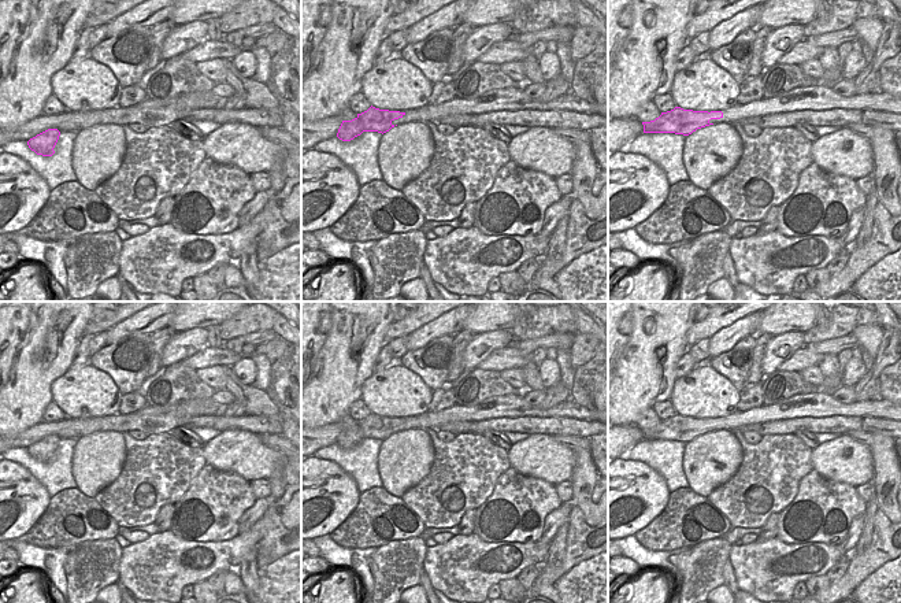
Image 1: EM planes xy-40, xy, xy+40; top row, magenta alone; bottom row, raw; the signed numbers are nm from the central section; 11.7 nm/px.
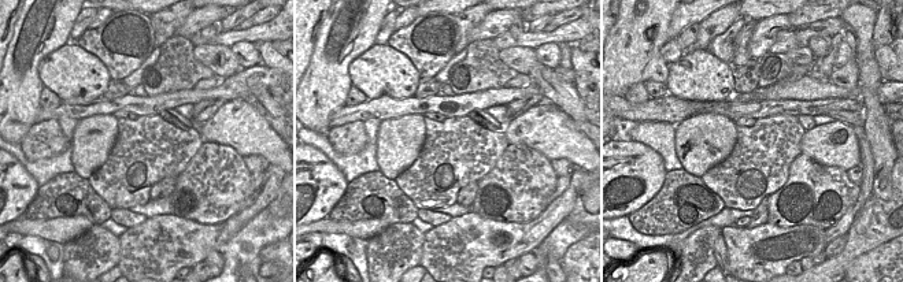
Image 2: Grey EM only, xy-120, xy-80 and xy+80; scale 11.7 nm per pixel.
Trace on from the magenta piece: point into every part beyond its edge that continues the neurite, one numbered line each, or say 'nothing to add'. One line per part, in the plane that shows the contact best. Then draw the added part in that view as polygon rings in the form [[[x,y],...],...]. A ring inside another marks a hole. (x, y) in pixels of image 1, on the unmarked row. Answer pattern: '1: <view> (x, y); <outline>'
1: xy+40 (878, 409); [[[867,400],[854,402],[852,404],[842,404],[838,402],[835,408],[827,408],[824,413],[820,408],[801,408],[793,410],[789,406],[781,403],[774,406],[761,406],[745,413],[735,411],[723,419],[720,426],[711,426],[709,430],[735,430],[750,423],[761,423],[768,421],[793,419],[793,418],[824,418],[824,417],[874,417],[891,421],[901,421],[901,404],[891,403],[889,400]]]

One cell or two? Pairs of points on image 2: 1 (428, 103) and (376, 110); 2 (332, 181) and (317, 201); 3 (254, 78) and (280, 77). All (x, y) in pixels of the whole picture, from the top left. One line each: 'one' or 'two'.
1: one
2: one
3: one

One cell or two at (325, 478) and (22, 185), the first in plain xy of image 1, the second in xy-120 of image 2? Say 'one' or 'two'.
one

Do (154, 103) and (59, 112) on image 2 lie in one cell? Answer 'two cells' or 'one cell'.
one cell

